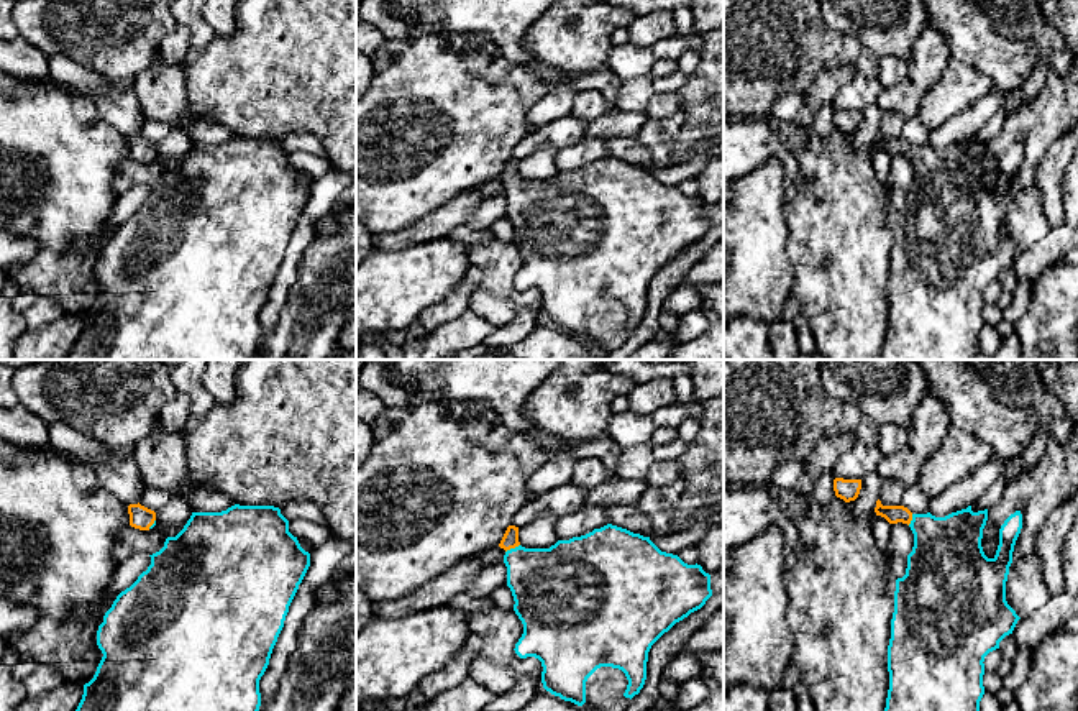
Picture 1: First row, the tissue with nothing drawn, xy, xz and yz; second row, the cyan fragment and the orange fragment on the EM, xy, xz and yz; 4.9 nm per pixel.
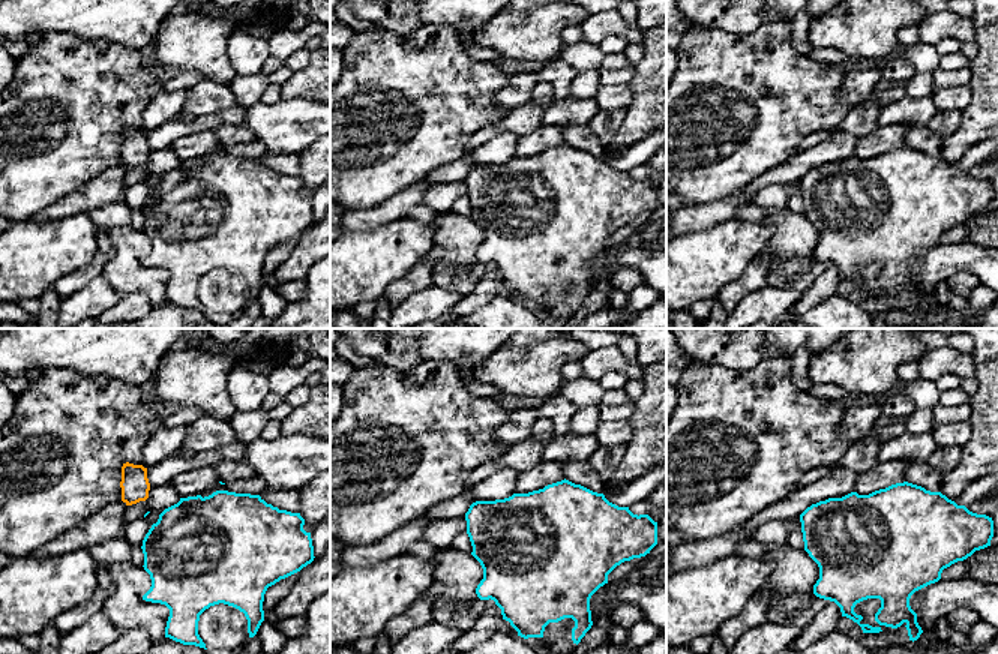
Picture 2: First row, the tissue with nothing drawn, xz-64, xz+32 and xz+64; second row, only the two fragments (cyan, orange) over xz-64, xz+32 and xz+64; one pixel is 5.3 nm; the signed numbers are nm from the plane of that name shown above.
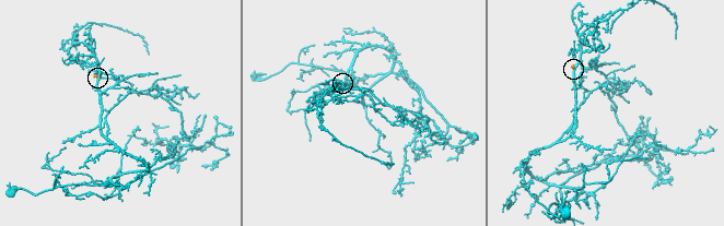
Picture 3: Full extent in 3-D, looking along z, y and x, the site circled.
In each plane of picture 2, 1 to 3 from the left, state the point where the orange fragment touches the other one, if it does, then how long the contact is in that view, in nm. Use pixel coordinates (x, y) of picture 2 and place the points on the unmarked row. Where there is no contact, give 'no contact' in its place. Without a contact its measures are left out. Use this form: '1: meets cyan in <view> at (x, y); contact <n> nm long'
1: no contact
2: no contact
3: no contact

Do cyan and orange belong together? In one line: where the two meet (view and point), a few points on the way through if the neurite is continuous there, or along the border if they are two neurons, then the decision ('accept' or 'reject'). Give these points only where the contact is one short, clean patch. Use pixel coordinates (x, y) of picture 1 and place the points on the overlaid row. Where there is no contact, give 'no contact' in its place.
contact xz (512, 549); way xz (548, 585), (512, 549), (511, 537); accept

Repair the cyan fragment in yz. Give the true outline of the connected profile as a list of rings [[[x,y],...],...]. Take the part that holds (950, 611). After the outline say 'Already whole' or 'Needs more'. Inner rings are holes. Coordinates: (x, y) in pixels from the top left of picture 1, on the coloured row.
[[[878,499],[875,512],[889,524],[907,524],[914,534],[906,575],[896,580],[888,645],[889,690],[884,711],[980,711],[980,701],[984,695],[984,657],[999,649],[999,642],[1012,634],[1021,619],[1006,601],[1012,552],[1022,529],[1021,511],[1011,514],[1001,525],[999,545],[993,558],[988,558],[981,547],[988,509],[973,512],[968,506],[945,517],[935,517],[930,512],[912,514],[904,506],[883,506]]]. Needs more

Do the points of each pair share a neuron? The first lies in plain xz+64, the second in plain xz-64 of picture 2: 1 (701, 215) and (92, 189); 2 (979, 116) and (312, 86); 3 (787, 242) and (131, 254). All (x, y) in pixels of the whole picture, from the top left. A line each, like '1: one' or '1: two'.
1: one
2: one
3: one

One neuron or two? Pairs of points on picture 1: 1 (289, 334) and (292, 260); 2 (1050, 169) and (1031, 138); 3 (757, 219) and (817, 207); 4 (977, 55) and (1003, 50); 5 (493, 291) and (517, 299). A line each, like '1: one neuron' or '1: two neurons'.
1: two neurons
2: two neurons
3: two neurons
4: one neuron
5: one neuron

